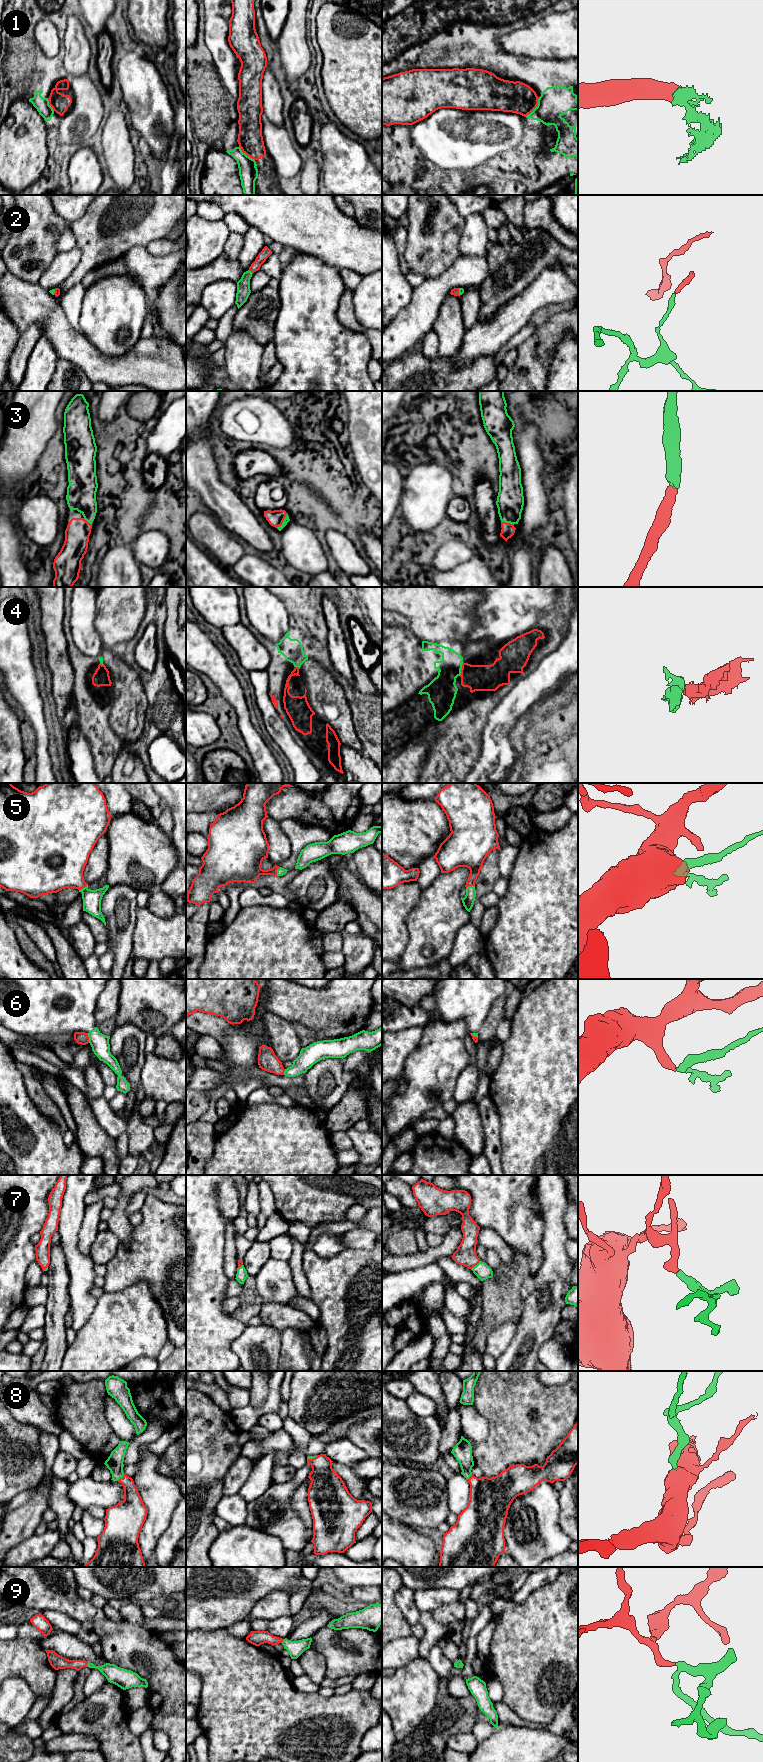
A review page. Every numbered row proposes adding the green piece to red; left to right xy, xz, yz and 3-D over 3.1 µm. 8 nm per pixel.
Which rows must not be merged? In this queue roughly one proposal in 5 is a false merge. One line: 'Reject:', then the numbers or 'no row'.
Reject: 1, 6

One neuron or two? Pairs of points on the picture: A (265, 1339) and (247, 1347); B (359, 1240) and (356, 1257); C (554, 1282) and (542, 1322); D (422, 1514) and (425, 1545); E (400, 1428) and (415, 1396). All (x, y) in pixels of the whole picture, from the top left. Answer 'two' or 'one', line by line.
A: one
B: two
C: one
D: two
E: two

